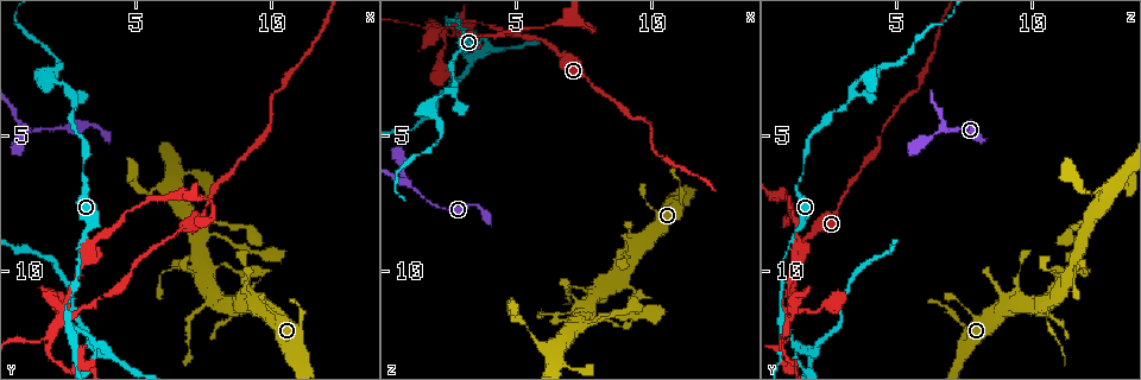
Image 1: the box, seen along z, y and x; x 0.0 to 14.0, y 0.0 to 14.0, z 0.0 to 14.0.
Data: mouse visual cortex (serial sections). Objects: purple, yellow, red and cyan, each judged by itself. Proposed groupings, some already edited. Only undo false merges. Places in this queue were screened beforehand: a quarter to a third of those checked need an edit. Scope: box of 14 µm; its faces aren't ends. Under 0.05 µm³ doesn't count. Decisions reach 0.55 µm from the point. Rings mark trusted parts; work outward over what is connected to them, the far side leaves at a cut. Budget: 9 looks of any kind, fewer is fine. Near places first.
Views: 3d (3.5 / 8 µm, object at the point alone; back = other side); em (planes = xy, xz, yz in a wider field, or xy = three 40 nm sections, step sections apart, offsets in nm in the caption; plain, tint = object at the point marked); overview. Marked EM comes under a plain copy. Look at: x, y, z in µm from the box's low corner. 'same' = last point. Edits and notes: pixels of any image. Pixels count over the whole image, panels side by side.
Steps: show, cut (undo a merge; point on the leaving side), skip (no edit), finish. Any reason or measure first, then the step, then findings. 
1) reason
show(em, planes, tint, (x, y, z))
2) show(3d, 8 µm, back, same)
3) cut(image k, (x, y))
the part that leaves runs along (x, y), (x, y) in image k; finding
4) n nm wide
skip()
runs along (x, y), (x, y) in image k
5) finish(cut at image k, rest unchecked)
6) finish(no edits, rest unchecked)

thin neck
show(3d, 3.5 µm, (3.0, 6.3, 1.5))

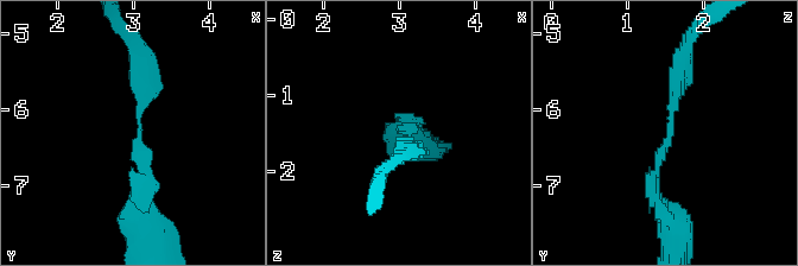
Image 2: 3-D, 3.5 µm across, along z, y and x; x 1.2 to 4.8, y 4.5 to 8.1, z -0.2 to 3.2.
arms of 200, 200 nm; need the tissue
show(em, xy, step 5, tint, (3.05, 6.30, 1.55))

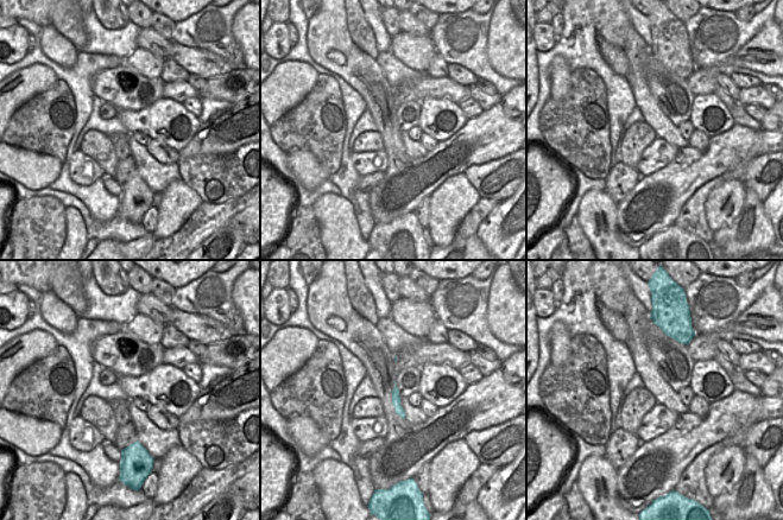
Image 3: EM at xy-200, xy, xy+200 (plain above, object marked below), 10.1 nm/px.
skip()
all the same cell

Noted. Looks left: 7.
show(3d, 3.5 µm, back, (7.7, 11.1, 10.7))

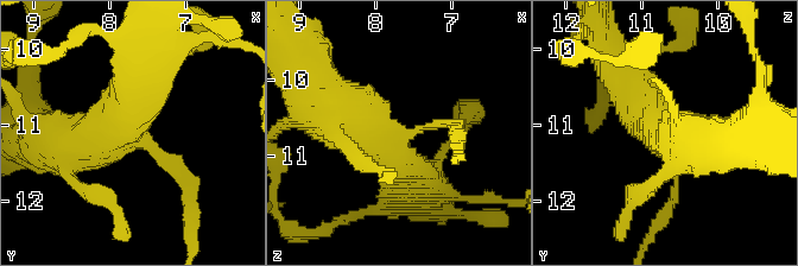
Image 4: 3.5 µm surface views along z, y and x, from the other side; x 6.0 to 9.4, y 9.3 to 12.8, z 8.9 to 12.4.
skip()
runs along (315, 90), (384, 147), (409, 181) in image 4; continuous, no second cell

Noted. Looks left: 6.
abrupt turn
show(3d, 3.5 µm, (6.0, 6.9, 12.8))

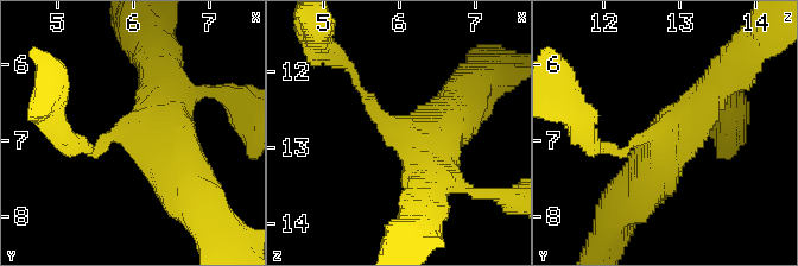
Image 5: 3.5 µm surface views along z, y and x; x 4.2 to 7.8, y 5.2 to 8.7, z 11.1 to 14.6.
3 arms; arms of 150, 500, 600 nm
show(em, xy, step 5, tint, (5.95, 6.85, 12.80))

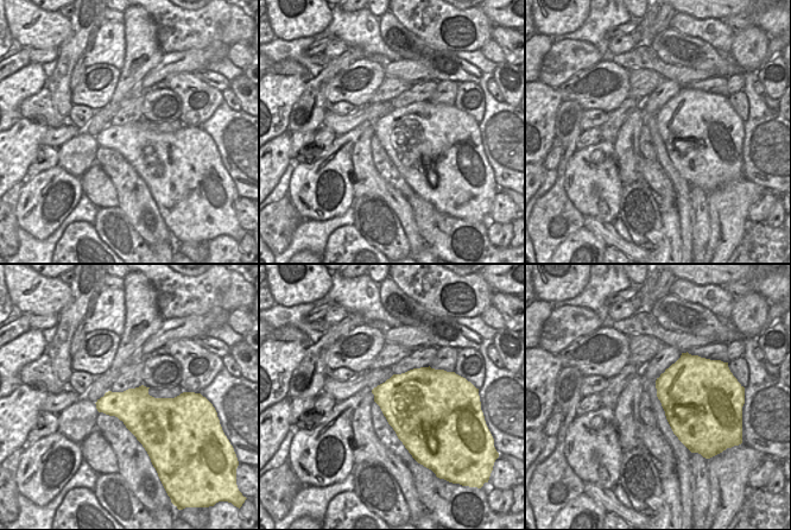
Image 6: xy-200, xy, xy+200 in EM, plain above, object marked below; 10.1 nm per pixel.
skip()
one cell here

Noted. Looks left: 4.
branch point
show(3d, 8 µm, (1.8, 2.9, 3.8))

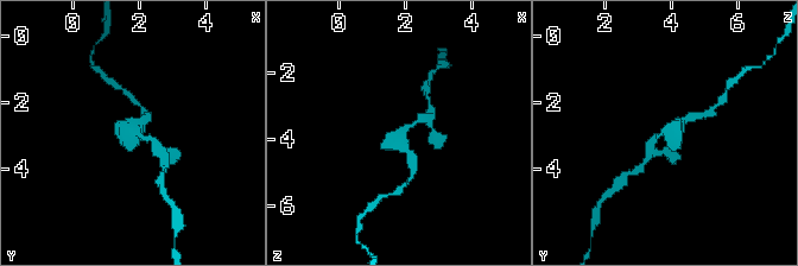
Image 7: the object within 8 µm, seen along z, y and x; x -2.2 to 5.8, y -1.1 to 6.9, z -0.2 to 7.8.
need the tissue
show(em, xy, step 3, tint, (1.9, 3.0, 3.8))

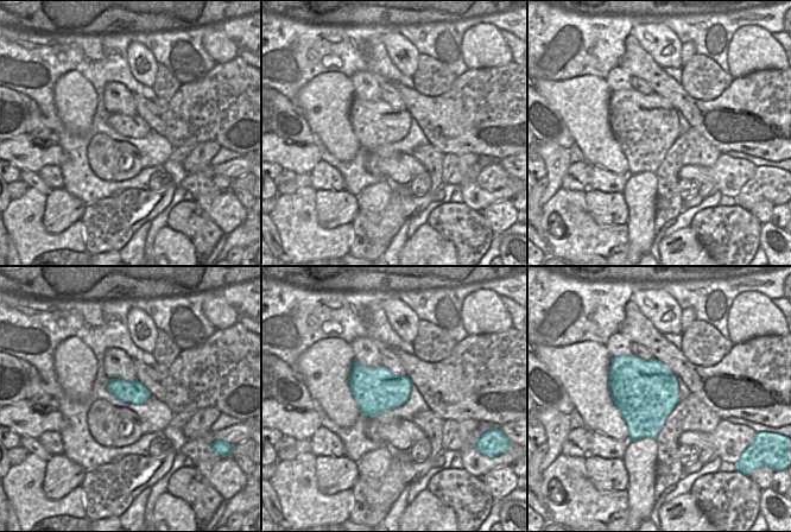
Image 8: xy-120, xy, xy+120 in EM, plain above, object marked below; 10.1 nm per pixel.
skip()
runs along (651, 144), (697, 115) in image 7; all the same cell

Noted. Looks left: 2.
finish(no edits, rest unchecked)

